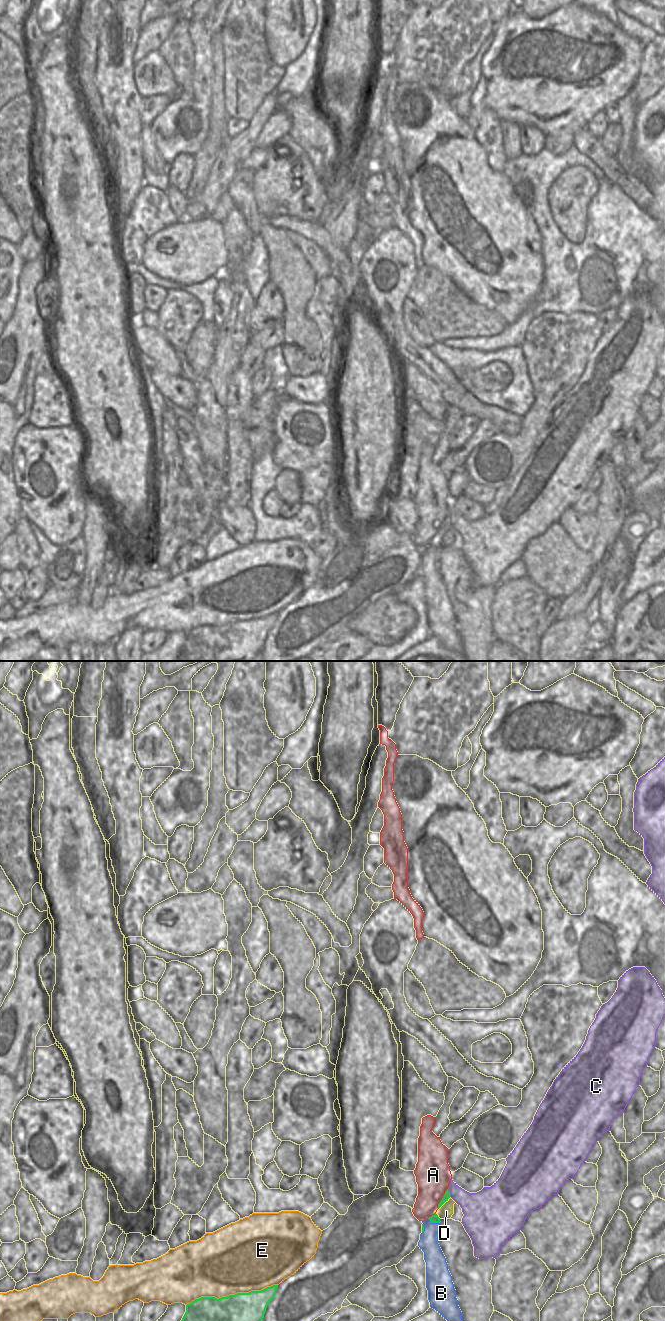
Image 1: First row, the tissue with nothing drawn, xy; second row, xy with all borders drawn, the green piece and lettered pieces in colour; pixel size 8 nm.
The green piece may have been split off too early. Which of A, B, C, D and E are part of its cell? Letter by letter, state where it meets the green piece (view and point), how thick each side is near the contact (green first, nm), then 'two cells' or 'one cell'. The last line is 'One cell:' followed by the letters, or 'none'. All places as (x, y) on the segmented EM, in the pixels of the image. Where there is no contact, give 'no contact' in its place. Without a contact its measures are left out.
A: xy (442, 1198) | 50/280 nm | two cells
B: xy (433, 1222) | 70/150 nm | two cells
C: xy (449, 1193) | 50/240 nm | two cells
D: xy (444, 1202) | 50/120 nm | one cell
E: xy (231, 1295) | 220/480 nm | two cells
One cell: D

